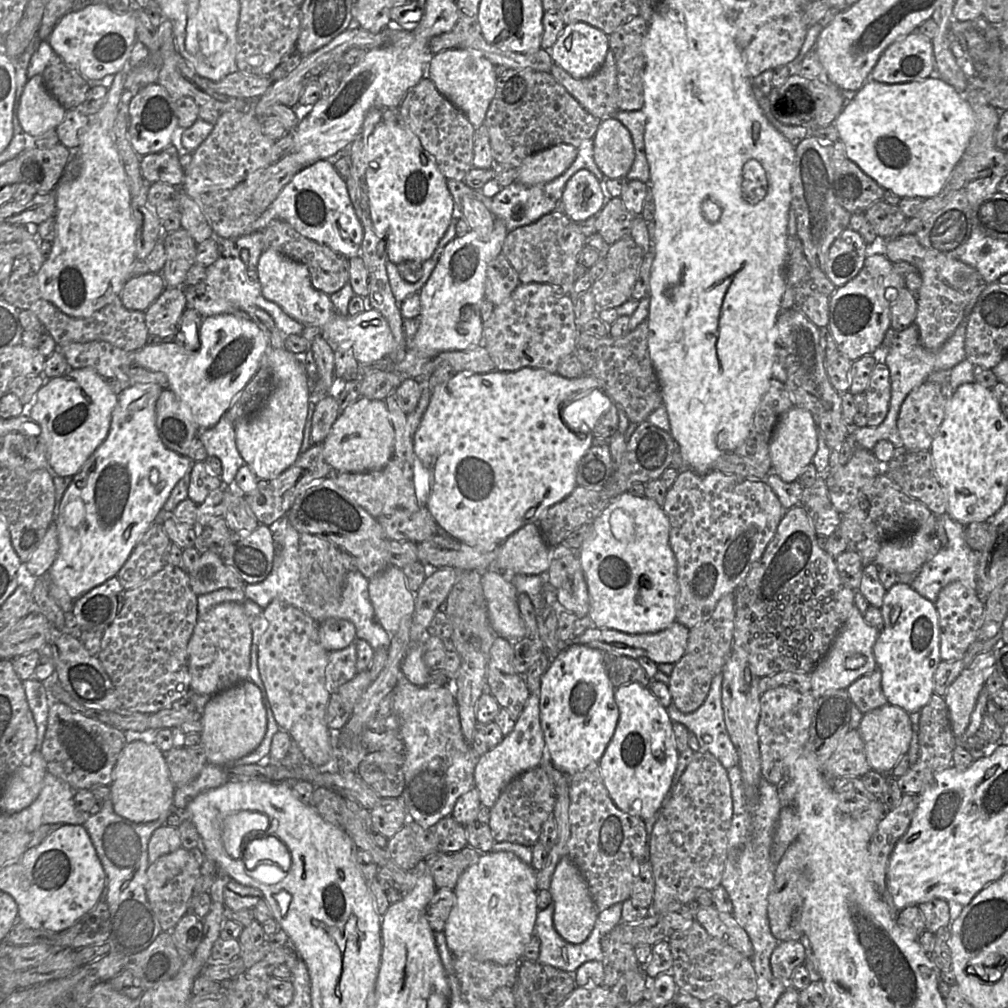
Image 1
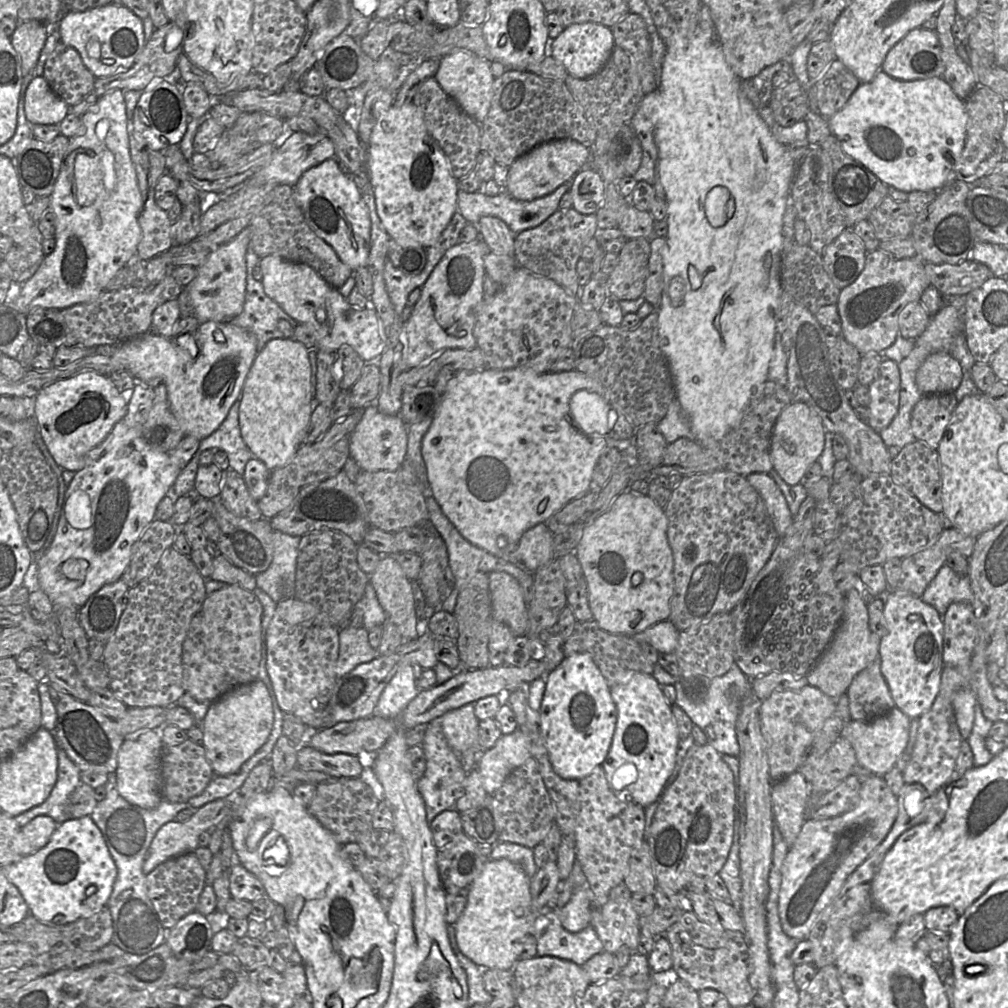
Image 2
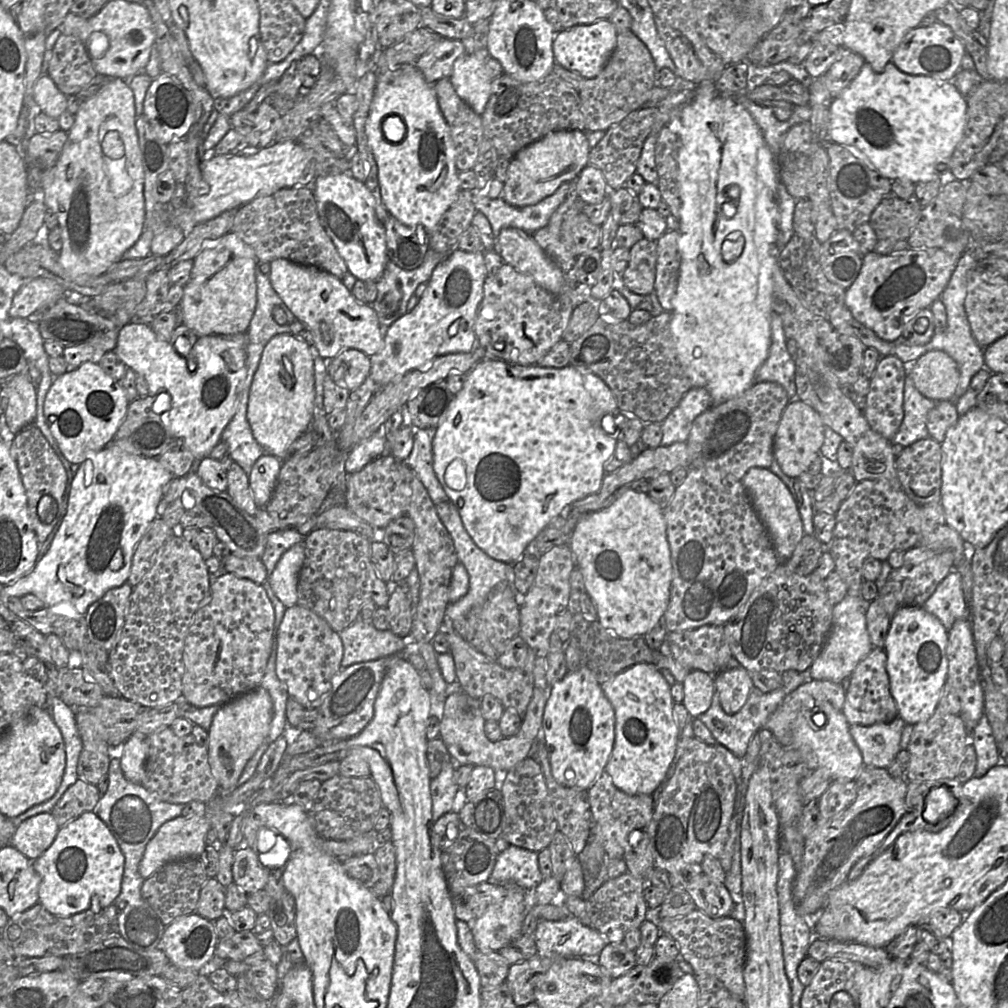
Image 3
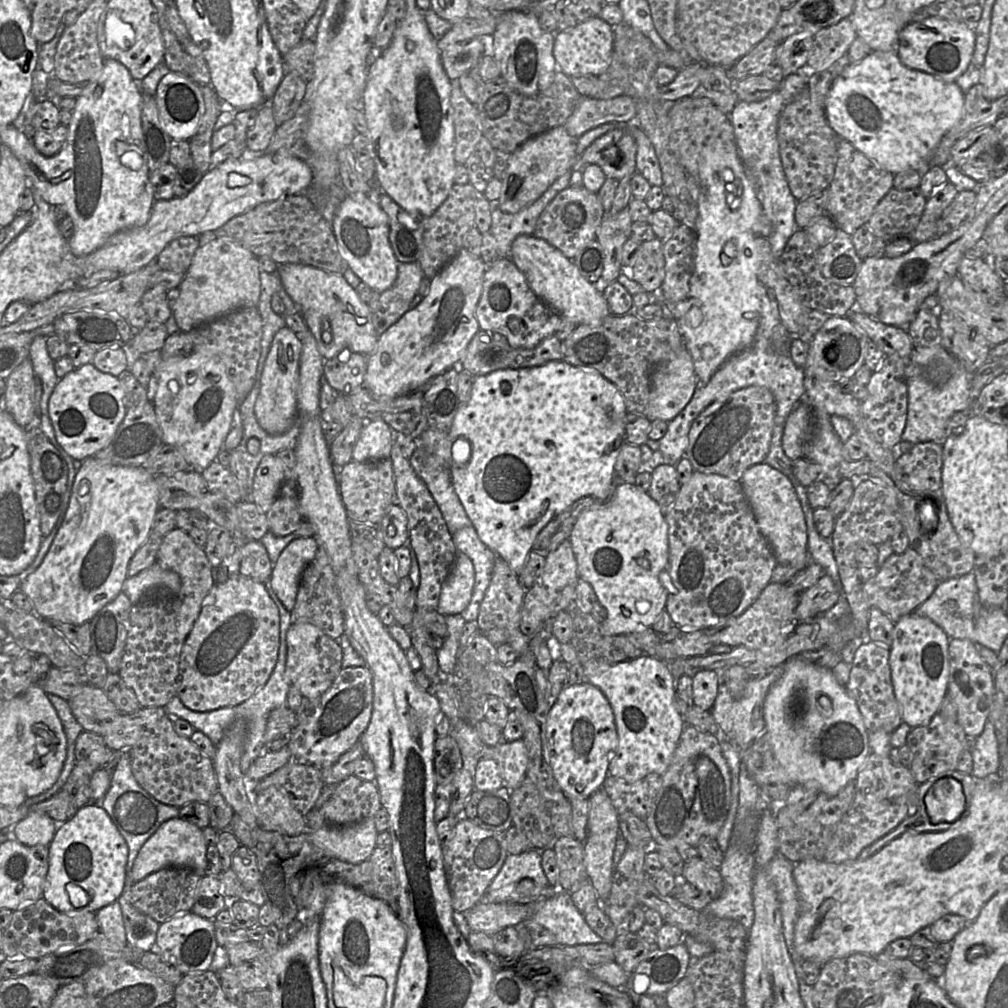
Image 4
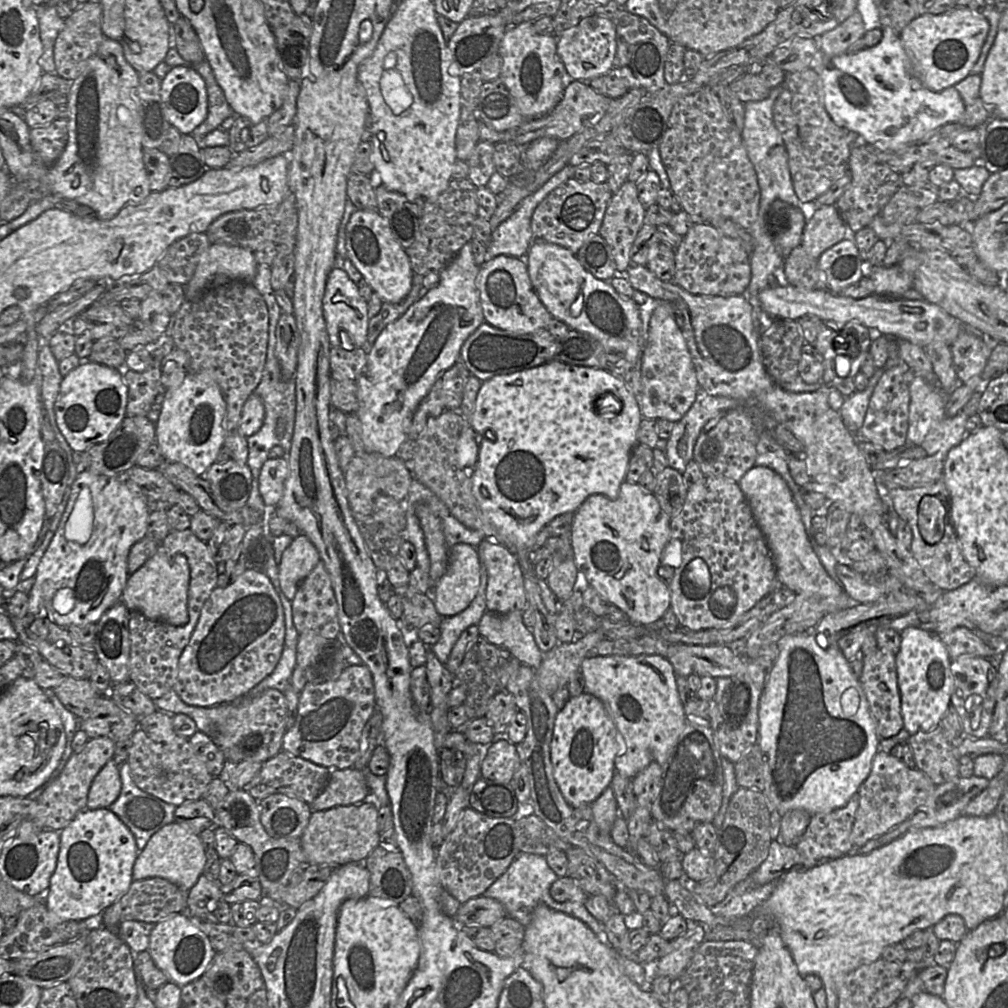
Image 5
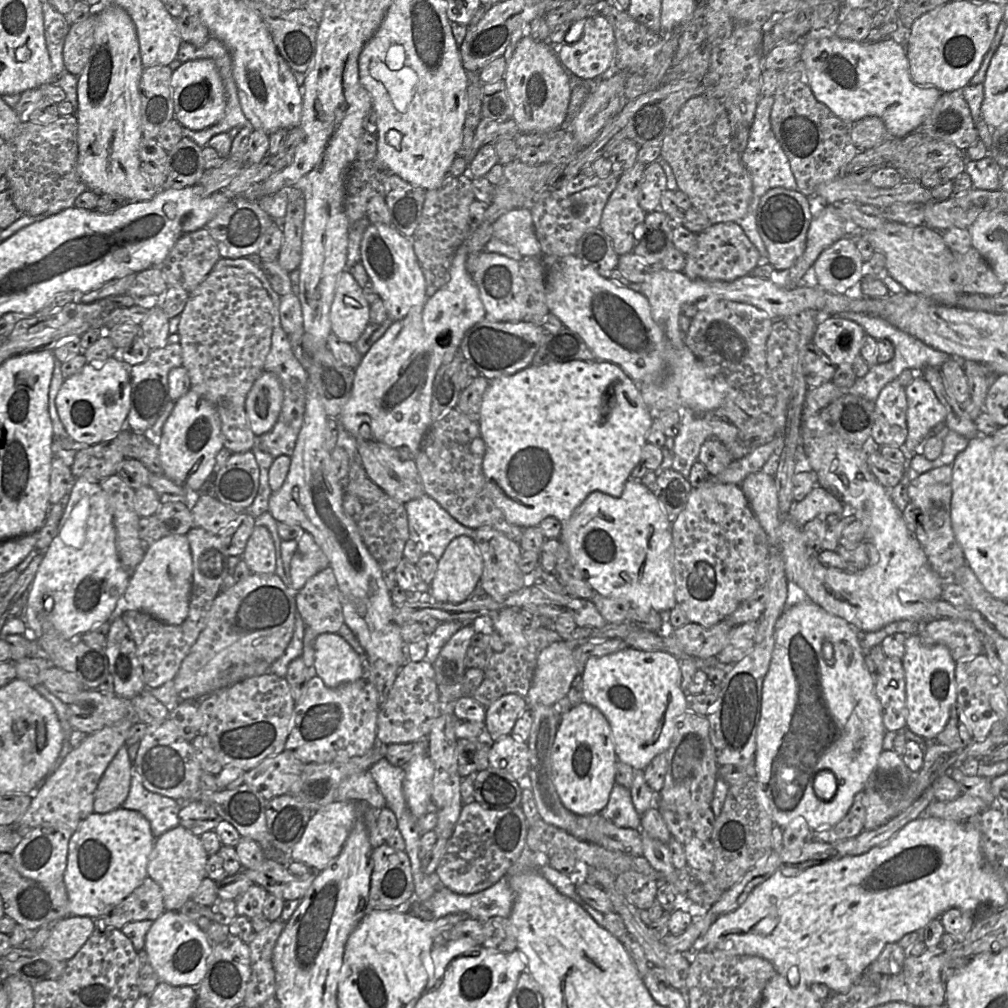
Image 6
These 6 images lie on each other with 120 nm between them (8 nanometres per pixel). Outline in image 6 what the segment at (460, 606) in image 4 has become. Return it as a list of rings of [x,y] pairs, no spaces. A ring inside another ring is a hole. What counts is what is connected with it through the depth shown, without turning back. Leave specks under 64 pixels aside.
[[[459,536],[439,560],[429,593],[439,603],[462,603],[479,587],[482,572],[483,559],[476,542]]]

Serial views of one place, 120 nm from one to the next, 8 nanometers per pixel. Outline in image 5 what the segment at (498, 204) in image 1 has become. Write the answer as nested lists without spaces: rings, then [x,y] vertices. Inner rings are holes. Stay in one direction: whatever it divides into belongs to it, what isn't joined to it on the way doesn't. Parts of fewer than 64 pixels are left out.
[[[567,164],[548,179],[536,192],[519,204],[506,220],[492,231],[492,240],[486,248],[486,261],[498,255],[520,258],[524,256],[532,242],[531,218],[536,207],[555,188],[573,177],[575,167]]]

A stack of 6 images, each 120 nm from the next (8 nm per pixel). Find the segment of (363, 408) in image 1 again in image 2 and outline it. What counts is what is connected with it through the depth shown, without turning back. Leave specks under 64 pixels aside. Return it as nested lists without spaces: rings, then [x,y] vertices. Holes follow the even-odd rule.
[[[376,404],[363,409],[363,414],[350,437],[349,457],[362,471],[396,471],[405,460],[408,430],[400,415],[381,413]]]

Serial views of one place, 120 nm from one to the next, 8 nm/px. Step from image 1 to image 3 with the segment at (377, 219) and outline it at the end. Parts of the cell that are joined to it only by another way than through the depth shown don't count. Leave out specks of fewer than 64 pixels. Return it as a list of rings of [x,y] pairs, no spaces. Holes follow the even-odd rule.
[[[406,64],[396,69],[395,71],[378,71],[380,73],[379,80],[376,83],[373,99],[371,101],[369,115],[366,121],[366,134],[369,140],[369,146],[373,153],[375,162],[378,167],[378,183],[381,192],[382,202],[385,205],[388,213],[399,220],[401,223],[408,226],[415,226],[421,224],[424,226],[428,236],[430,232],[437,225],[443,214],[448,210],[452,203],[457,199],[460,191],[458,170],[455,166],[455,150],[451,139],[449,126],[442,115],[436,92],[432,84],[428,83],[422,73],[415,67],[414,64]],[[389,117],[399,117],[400,133],[403,130],[403,136],[399,141],[387,140],[384,138],[384,120]]]

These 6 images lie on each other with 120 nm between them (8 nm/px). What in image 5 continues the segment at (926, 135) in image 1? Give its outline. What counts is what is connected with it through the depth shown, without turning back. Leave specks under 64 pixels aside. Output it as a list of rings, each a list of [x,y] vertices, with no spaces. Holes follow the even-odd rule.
[[[891,26],[882,29],[882,33],[882,39],[877,45],[855,54],[825,56],[821,51],[816,51],[810,67],[819,76],[825,109],[837,126],[857,132],[867,143],[881,150],[895,150],[914,144],[929,132],[946,124],[958,122],[965,115],[966,104],[954,86],[940,92],[923,86],[912,74],[899,34]]]

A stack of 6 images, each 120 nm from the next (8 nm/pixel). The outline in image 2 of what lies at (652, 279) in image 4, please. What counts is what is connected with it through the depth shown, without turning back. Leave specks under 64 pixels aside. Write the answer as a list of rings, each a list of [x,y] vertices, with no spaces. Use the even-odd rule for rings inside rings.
[[[645,238],[627,240],[618,253],[618,262],[607,276],[607,296],[617,301],[635,300],[642,296],[648,275],[650,241]]]

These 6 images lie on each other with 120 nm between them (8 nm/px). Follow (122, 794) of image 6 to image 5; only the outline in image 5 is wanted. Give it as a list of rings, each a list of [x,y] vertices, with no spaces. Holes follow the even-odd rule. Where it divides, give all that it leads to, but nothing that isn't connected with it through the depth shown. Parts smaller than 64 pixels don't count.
[[[110,759],[91,783],[87,808],[91,810],[108,808],[116,801],[121,792],[119,766]]]

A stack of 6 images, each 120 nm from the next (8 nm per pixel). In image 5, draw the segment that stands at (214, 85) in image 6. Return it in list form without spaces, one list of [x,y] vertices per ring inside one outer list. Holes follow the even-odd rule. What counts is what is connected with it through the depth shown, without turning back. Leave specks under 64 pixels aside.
[[[192,66],[171,68],[162,80],[161,98],[171,126],[184,135],[192,134],[207,117],[205,81]]]

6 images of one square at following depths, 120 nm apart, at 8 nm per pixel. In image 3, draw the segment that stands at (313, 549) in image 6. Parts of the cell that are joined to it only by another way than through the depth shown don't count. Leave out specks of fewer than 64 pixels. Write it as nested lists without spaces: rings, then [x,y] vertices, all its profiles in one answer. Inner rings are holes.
[[[301,541],[283,553],[268,577],[272,592],[285,608],[297,603],[297,584],[304,560],[305,546]]]

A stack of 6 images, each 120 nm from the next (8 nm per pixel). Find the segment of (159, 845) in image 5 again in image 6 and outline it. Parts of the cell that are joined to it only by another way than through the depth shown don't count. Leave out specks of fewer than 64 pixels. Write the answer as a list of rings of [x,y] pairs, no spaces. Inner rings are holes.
[[[176,826],[155,839],[154,848],[147,864],[147,877],[154,880],[163,893],[166,911],[178,911],[190,900],[206,877],[208,855],[198,836],[183,826]]]

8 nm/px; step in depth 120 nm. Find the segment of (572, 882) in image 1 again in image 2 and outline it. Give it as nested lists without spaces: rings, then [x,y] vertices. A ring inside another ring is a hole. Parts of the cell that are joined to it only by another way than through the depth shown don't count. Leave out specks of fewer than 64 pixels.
[[[587,886],[575,888],[567,904],[559,909],[559,919],[562,926],[571,933],[577,933],[591,921],[592,892]]]

